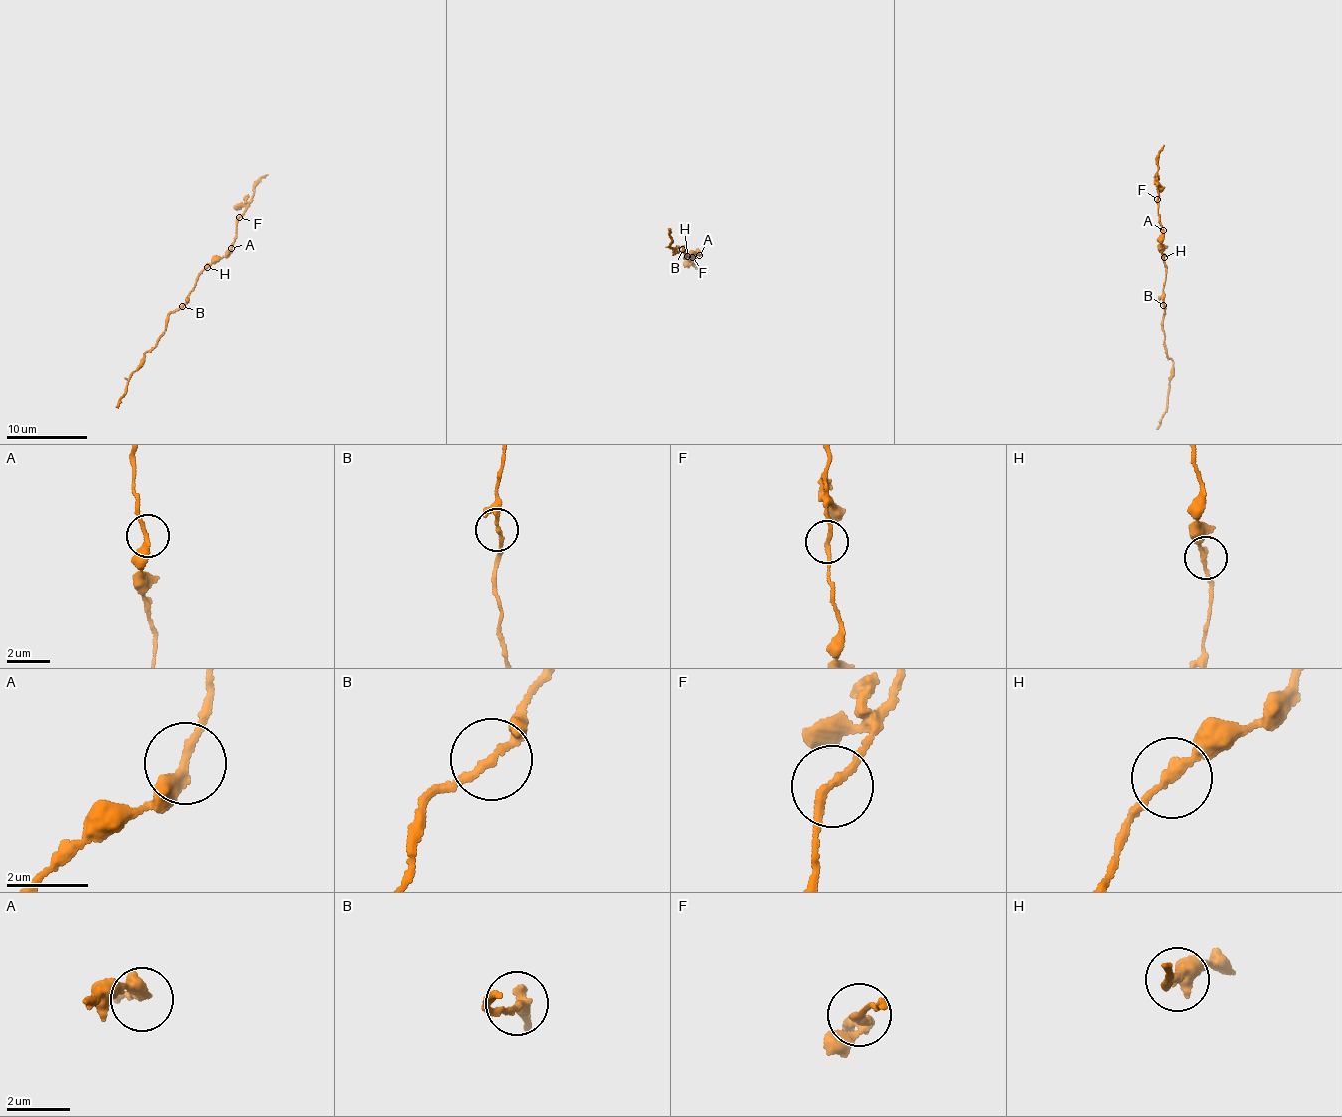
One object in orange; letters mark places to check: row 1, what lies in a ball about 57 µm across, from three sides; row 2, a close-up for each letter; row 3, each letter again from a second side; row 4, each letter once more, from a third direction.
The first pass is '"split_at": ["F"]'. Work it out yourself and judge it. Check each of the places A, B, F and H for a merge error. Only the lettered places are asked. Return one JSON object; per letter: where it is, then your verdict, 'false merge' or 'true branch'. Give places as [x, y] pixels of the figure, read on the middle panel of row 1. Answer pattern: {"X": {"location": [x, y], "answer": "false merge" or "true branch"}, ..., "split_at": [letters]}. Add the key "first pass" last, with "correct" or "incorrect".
{"A": {"location": [699, 255], "answer": "true branch"}, "B": {"location": [682, 249], "answer": "true branch"}, "F": {"location": [692, 257], "answer": "false merge"}, "H": {"location": [687, 256], "answer": "true branch"}, "split_at": ["F"], "first pass": "correct"}

